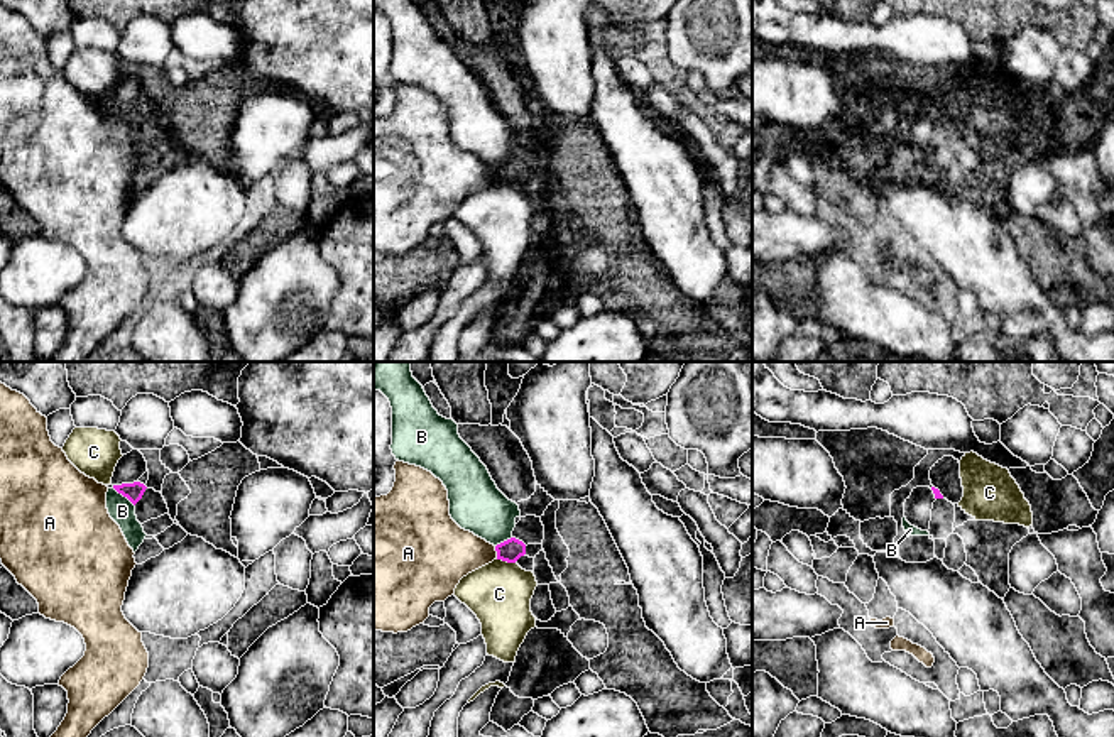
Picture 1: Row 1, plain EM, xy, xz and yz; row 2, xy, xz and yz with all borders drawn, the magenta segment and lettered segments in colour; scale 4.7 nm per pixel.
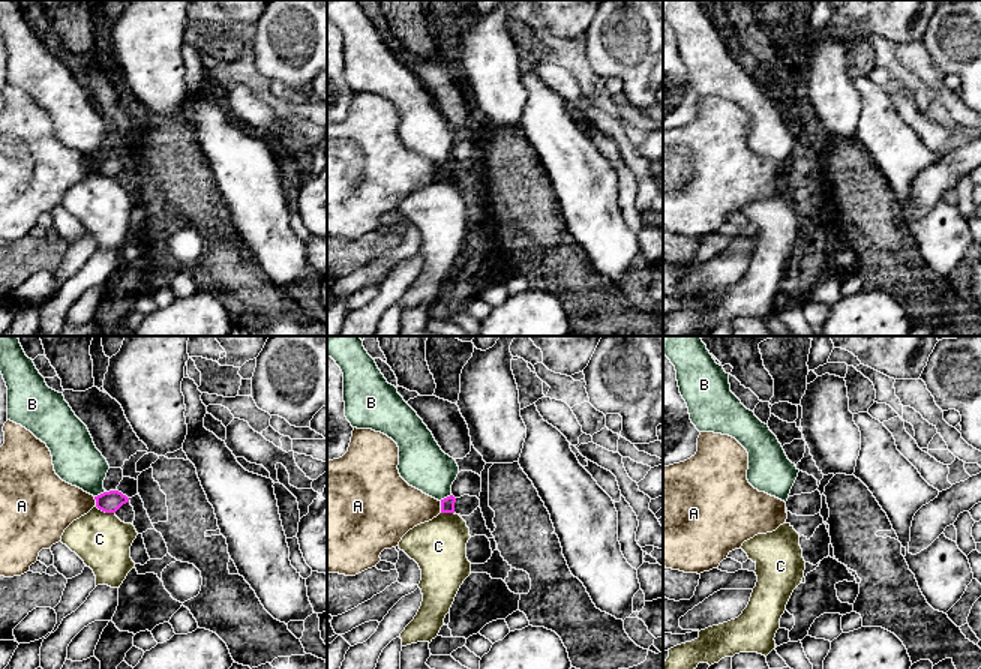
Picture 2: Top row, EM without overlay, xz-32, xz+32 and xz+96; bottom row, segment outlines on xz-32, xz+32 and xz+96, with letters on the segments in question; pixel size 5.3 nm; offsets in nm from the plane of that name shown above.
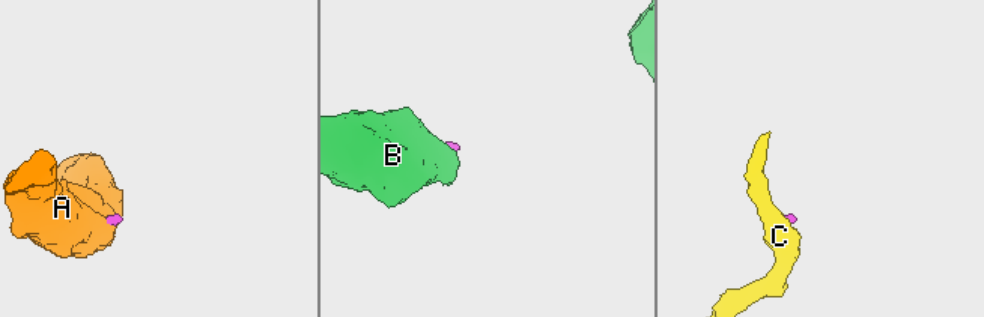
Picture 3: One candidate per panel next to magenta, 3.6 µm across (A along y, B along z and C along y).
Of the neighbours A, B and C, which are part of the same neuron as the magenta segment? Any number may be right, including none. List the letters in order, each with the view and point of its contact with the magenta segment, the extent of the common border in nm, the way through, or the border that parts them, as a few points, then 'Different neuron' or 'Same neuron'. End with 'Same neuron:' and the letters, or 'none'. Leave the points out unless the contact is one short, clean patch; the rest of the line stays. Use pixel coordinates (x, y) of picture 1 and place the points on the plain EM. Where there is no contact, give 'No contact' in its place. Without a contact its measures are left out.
A: Touches magenta at xz (497, 174). Shared border 70 nm. Boundary: xz (494, 168), (497, 180). Different neuron
B: Touches magenta at xy (124, 117). Shared border 140 nm. Boundary: xy (112, 109), (134, 127). Different neuron
C: Touches magenta at xz (506, 181). Shared border 90 nm. Boundary: xz (497, 180), (514, 185). Different neuron
Same neuron: none

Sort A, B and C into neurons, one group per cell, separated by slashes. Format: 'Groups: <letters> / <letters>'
Groups: A / B / C

